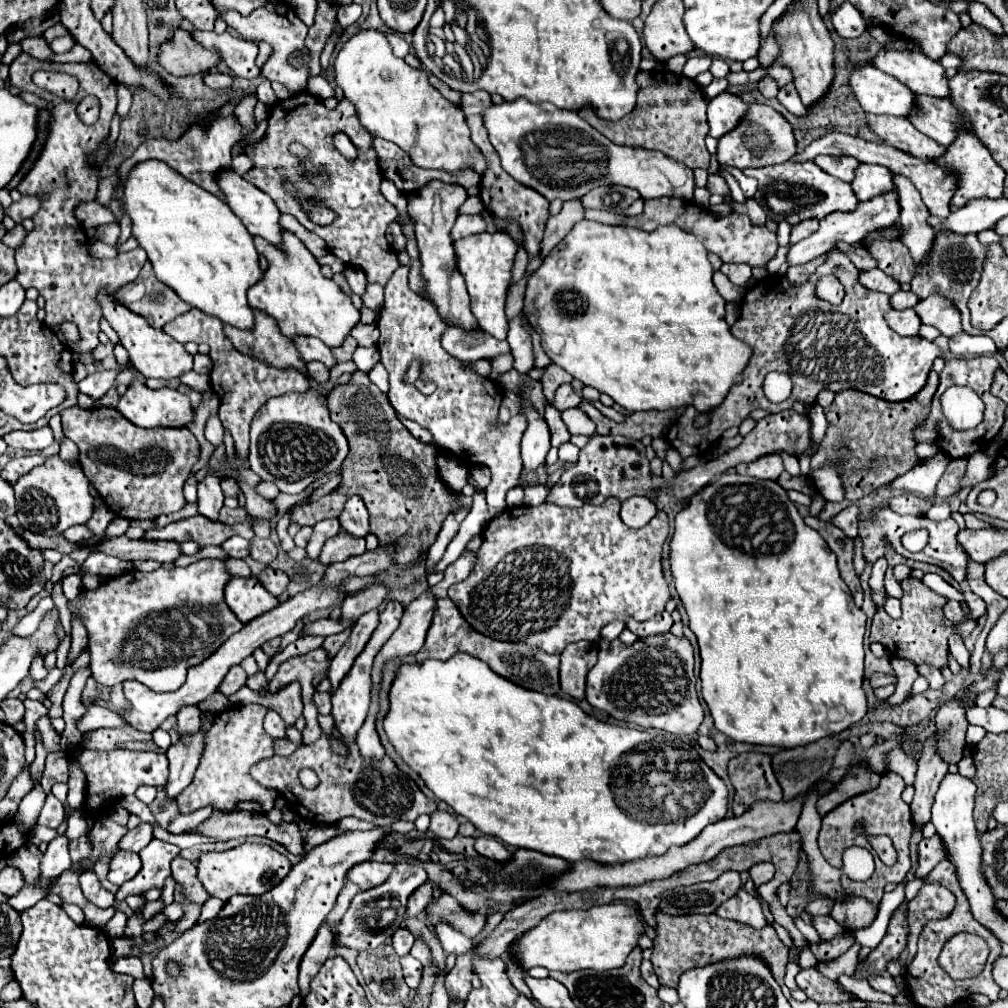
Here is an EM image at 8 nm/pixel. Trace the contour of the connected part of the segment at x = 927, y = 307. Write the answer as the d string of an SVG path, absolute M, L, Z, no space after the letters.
M933 292L925 300L921 300L915 306L915 312L921 314L923 324L935 326L947 338L953 338L963 332L961 312L957 310L955 302L945 298L941 292Z

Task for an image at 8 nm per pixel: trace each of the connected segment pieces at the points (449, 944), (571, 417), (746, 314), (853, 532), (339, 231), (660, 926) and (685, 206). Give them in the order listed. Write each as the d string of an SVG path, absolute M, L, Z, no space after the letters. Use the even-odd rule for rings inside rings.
M435 924L435 930L439 934L439 940L441 940L441 946L443 946L445 954L453 954L453 952L455 954L465 954L465 952L471 952L475 948L471 938L461 936L453 928L449 928L447 924Z
M569 408L563 412L563 422L571 434L585 434L593 436L595 434L595 424L593 420L579 408Z
M839 248L827 252L827 260L803 286L791 286L783 276L777 276L775 280L773 276L759 280L745 294L741 320L731 326L731 334L753 350L741 374L741 384L733 384L725 400L705 412L709 422L701 428L695 428L695 418L701 412L695 406L687 406L667 434L669 444L681 458L701 456L727 428L739 426L751 410L763 408L767 412L781 412L793 408L795 402L813 404L821 390L841 392L853 388L889 402L907 400L921 390L933 360L941 356L941 350L921 336L899 336L893 332L885 320L889 310L893 310L889 296L865 288L859 282L859 270ZM829 274L837 276L845 288L845 298L839 306L833 306L815 294L817 282ZM793 362L813 362L813 378L807 378ZM771 370L787 372L793 380L793 392L781 404L769 402L763 394L763 378Z
M847 506L845 510L841 510L831 522L835 524L835 526L839 526L847 536L851 536L851 538L855 538L857 536L857 522L859 520L855 520L857 516L861 514L861 510L859 510L859 506Z
M301 94L291 100L279 100L271 108L267 120L267 132L259 142L249 144L243 154L253 160L253 168L243 176L265 194L273 198L277 208L285 214L293 214L307 230L321 236L331 254L343 260L347 266L361 268L367 276L367 282L377 282L385 286L393 272L401 266L395 248L385 240L385 224L397 218L397 208L385 200L381 194L381 170L377 166L377 155L372 148L372 136L359 122L353 106L347 100L341 100L335 110L323 106L319 98L311 94ZM345 132L359 150L355 160L345 160L333 146L331 136ZM293 142L301 142L309 150L309 158L301 162L289 152ZM289 182L301 196L319 198L329 206L337 218L327 226L319 226L301 208L293 192L285 188Z
M661 910L655 914L655 940L653 940L653 970L661 982L661 986L677 988L677 982L683 972L723 960L733 960L739 956L757 956L765 960L769 966L773 978L783 986L783 976L785 976L785 966L789 960L789 950L787 946L777 938L777 932L773 930L771 924L767 924L763 930L753 930L741 922L725 920L717 914L711 916L669 916Z
M677 198L645 200L645 210L639 216L633 216L631 220L627 220L625 224L633 226L633 228L647 230L647 232L651 232L659 226L665 226L665 224L675 224L675 226L683 228L685 232L691 232L699 238L705 238L705 240L701 240L705 250L717 254L723 262L747 262L751 266L763 266L777 252L775 232L769 232L765 226L751 224L751 220L747 216L729 214L725 218L715 218L707 210L703 210L701 206L697 206L693 202L677 200Z

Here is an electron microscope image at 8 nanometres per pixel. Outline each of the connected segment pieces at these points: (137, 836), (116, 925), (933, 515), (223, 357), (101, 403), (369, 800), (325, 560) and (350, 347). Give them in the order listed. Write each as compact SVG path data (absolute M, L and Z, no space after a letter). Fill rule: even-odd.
M139 824L137 828L129 830L123 838L121 838L121 850L133 850L133 852L141 852L141 848L145 848L153 838L153 826L151 824Z
M117 910L115 916L109 920L109 924L103 928L103 932L109 936L109 938L115 938L115 936L121 936L123 930L125 930L125 924L127 924L127 914Z
M935 504L925 516L927 516L929 520L939 522L939 520L945 520L945 518L951 516L951 508L949 508L949 504Z
M217 350L211 352L213 358L213 370L211 370L211 388L219 396L219 420L223 428L233 436L235 452L245 462L249 456L249 424L257 410L273 396L281 396L285 392L305 392L309 388L309 382L301 372L295 368L275 368L271 364L265 364L261 358L231 350Z
M116 381L115 384L108 390L108 392L95 404L96 407L110 407L116 408L119 402L120 396L117 393Z
M323 734L317 742L297 748L291 756L271 756L259 760L251 766L249 776L261 786L277 788L279 794L287 800L287 808L313 824L331 826L337 824L337 820L341 820L343 816L355 816L375 826L387 828L397 820L415 822L417 816L433 814L437 810L437 804L433 804L433 800L429 800L407 774L395 768L391 758L385 756L383 760L377 760L377 764L365 764L355 744L351 744L349 750L351 754L347 758L333 754L329 750L327 734ZM303 768L315 770L315 774L319 776L317 788L309 790L301 786L299 770Z
M339 532L337 536L329 538L323 544L317 560L327 566L333 562L347 560L349 556L357 556L361 552L365 552L365 538L355 538L355 536L349 536L347 532Z
M347 336L345 344L343 344L343 346L339 346L339 348L331 348L331 352L333 352L333 356L338 363L347 362L352 360L353 350L355 350L355 346L357 346L357 342L353 340L353 337Z

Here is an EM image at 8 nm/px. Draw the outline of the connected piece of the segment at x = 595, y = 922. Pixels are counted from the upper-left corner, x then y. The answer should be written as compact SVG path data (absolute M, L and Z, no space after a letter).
M605 904L589 910L565 910L553 912L541 920L535 928L523 932L511 942L507 956L515 960L523 970L543 966L559 972L575 970L611 970L621 968L629 952L637 946L637 936L643 932L637 910L631 904Z

